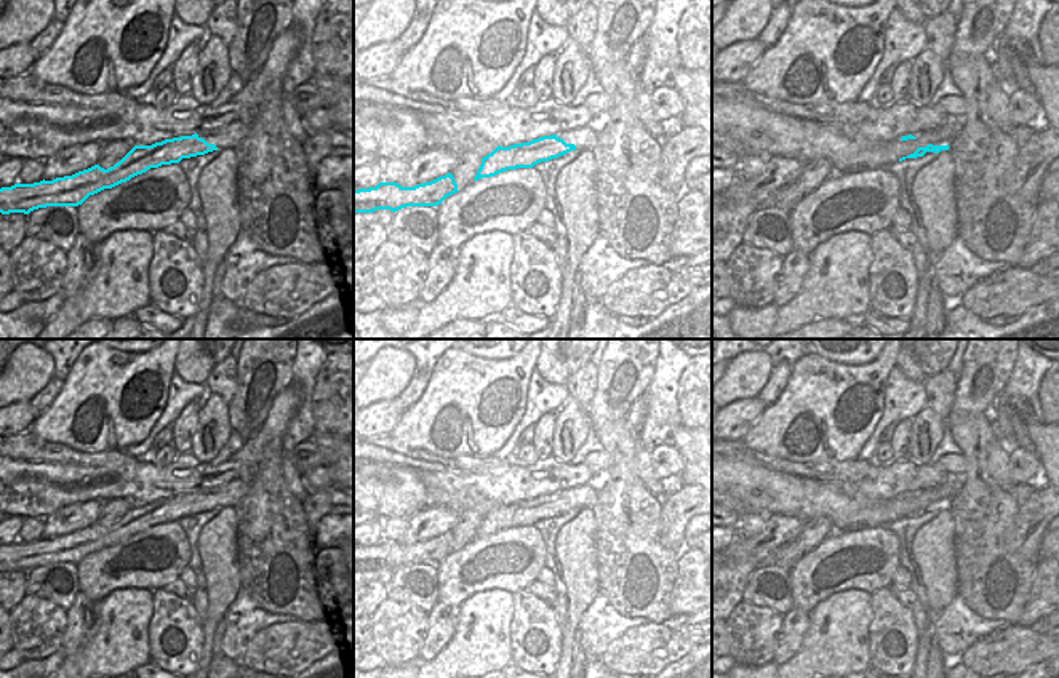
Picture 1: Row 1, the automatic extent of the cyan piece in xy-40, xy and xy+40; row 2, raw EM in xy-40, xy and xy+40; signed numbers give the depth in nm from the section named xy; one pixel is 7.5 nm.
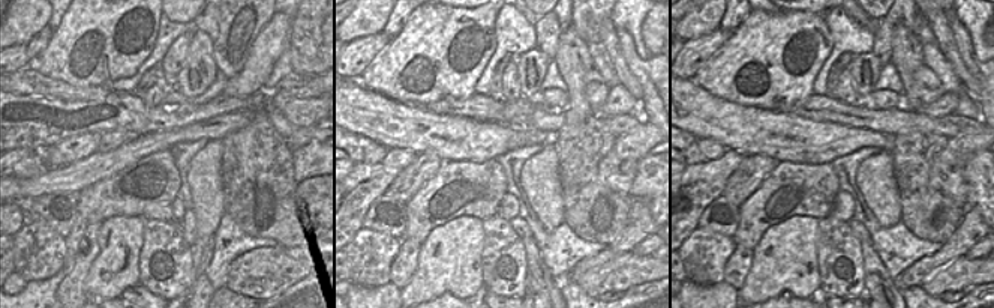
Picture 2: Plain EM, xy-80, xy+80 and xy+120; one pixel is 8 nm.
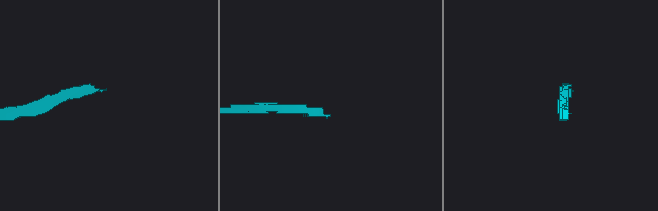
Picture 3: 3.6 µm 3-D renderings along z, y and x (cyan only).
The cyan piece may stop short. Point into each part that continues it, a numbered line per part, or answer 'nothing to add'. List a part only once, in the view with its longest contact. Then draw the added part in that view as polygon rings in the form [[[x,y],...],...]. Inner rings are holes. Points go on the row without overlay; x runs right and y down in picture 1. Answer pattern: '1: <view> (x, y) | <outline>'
1: xy+40 (880, 514) | [[[947,478],[942,485],[934,488],[926,488],[921,491],[913,491],[912,497],[902,499],[896,496],[891,501],[877,502],[872,507],[864,508],[864,526],[886,526],[891,521],[899,520],[902,515],[913,512],[918,505],[933,504],[947,504],[957,489],[957,481]]]

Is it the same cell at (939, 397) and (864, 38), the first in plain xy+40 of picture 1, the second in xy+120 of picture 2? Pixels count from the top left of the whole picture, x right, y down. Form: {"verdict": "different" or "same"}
{"verdict": "different"}

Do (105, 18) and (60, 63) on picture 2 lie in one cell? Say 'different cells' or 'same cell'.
same cell

